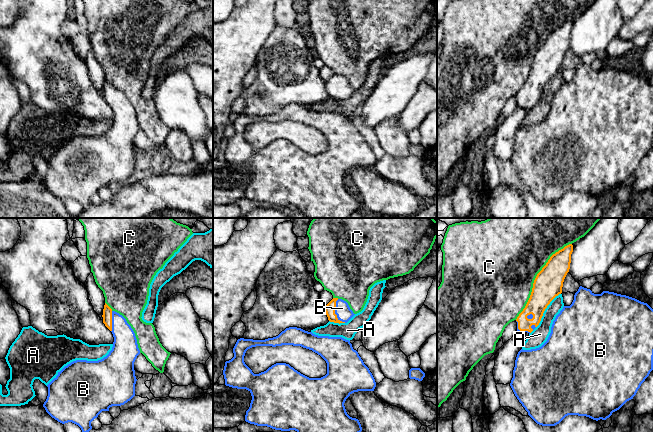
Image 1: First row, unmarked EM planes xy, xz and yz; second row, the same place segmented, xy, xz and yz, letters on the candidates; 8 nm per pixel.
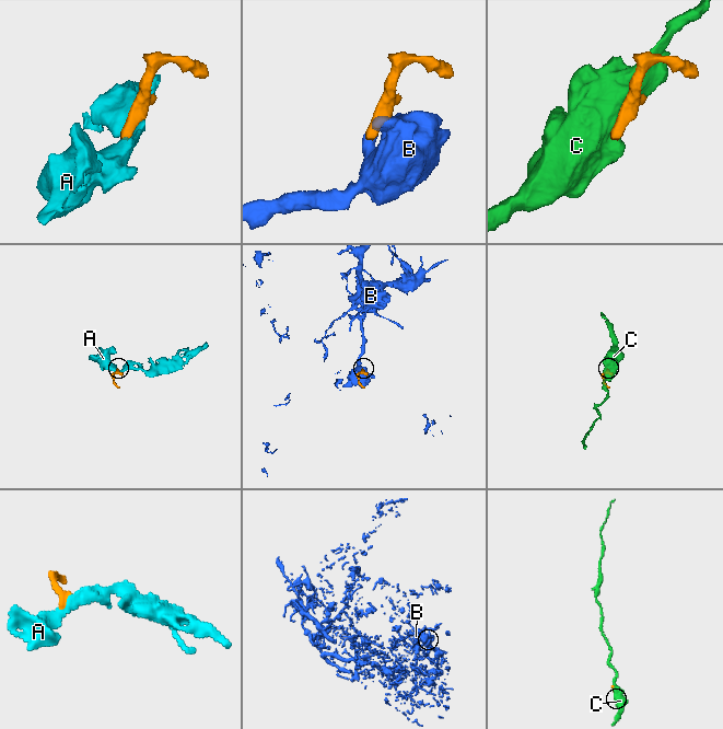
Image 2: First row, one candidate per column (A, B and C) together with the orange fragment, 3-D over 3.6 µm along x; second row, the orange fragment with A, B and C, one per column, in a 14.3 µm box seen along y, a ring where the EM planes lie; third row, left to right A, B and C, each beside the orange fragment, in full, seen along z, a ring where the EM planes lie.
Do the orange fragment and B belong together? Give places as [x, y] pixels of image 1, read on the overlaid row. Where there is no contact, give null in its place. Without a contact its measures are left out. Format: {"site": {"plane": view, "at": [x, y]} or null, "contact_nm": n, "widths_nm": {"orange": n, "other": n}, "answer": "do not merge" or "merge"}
{"site": {"plane": "xz", "at": [334, 312]}, "contact_nm": 200, "widths_nm": {"orange": 80, "other": 120}, "answer": "merge"}

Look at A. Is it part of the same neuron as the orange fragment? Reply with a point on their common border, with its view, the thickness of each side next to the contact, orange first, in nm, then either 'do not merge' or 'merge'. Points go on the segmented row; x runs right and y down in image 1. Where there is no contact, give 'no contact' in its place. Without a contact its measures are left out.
meets orange in yz at (544, 310); 220 nm thick on the orange side, 140 nm on the other; do not merge

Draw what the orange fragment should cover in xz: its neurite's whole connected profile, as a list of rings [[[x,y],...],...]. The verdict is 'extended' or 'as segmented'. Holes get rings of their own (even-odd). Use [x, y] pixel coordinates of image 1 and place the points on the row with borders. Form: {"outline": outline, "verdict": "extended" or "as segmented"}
{"outline": [[[333,298],[325,305],[325,312],[330,322],[347,323],[355,314],[348,303],[342,299]]], "verdict": "extended"}

